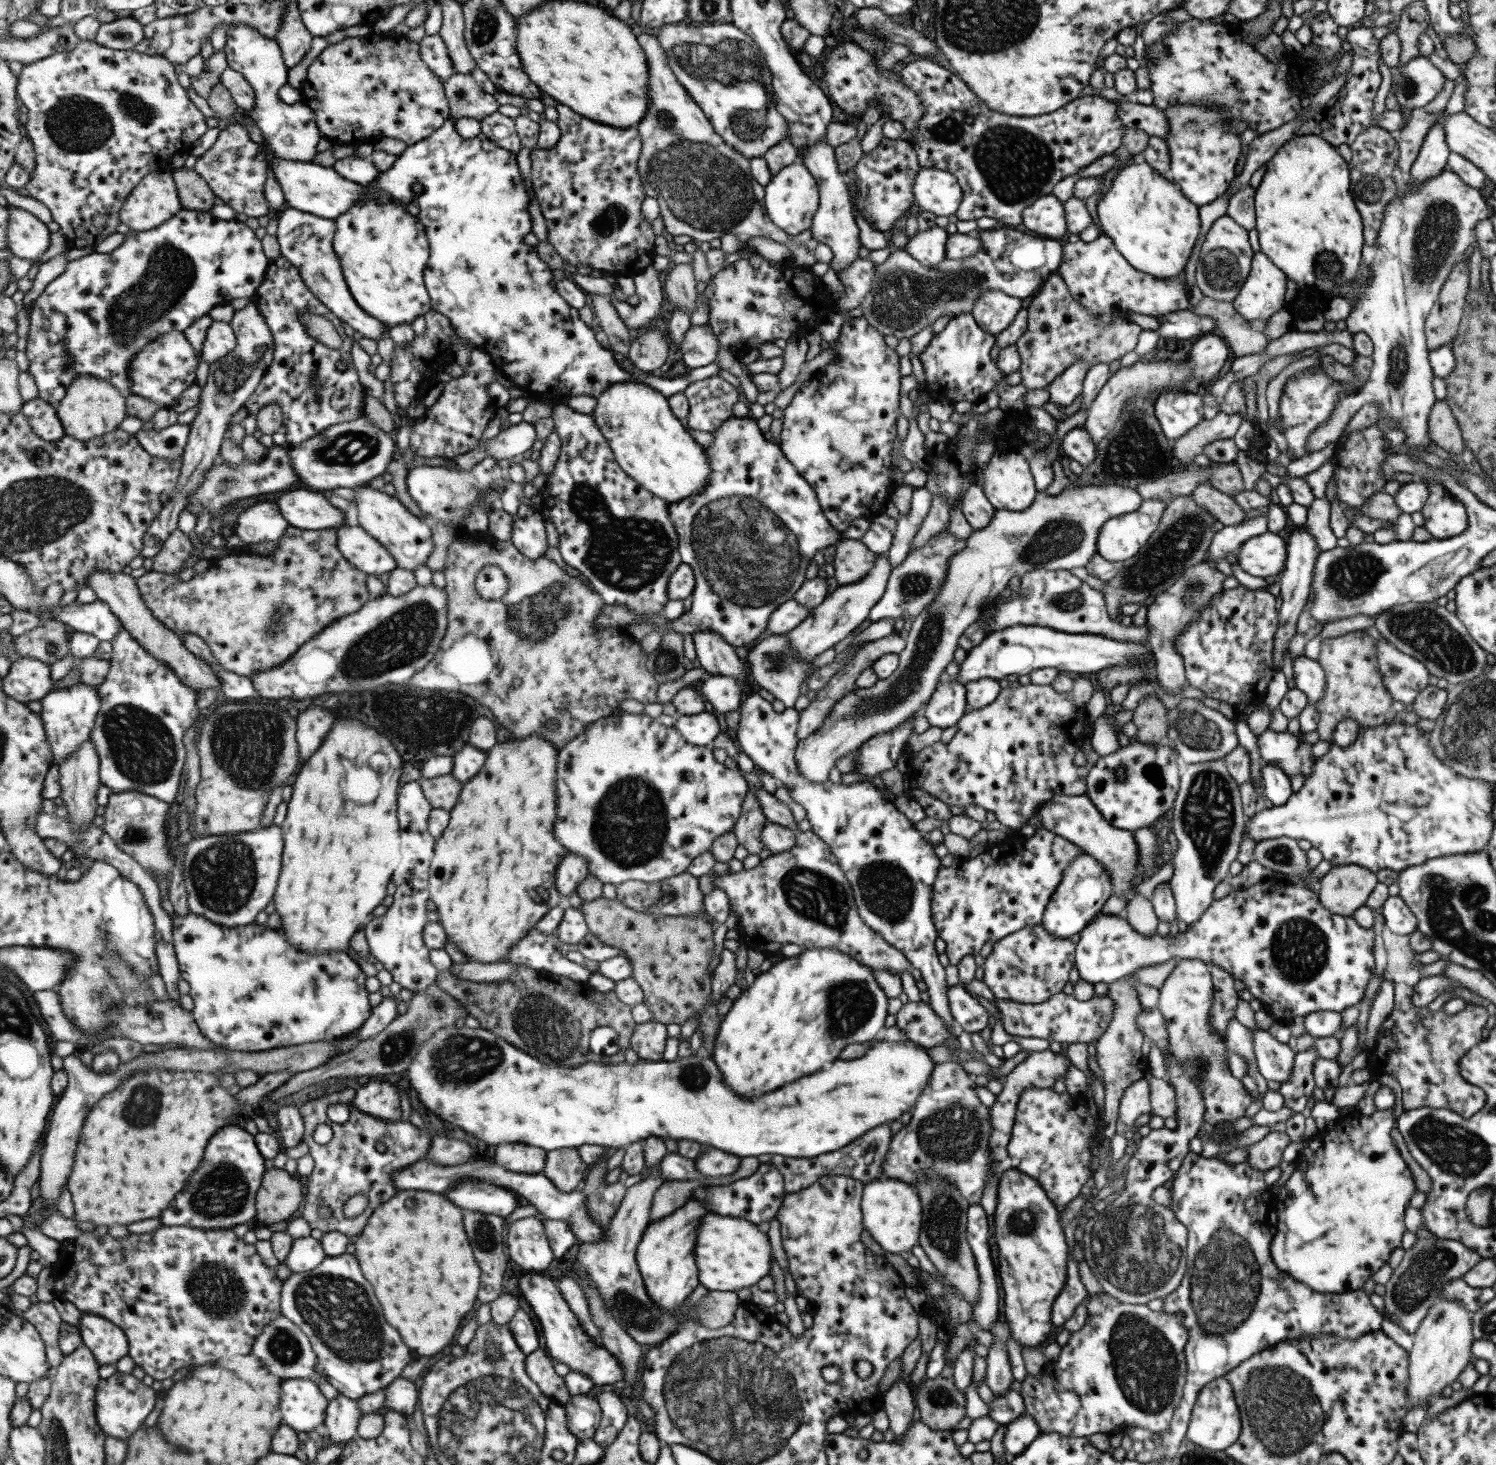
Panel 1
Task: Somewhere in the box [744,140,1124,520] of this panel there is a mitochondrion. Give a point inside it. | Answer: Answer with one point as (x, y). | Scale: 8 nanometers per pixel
(903, 299)

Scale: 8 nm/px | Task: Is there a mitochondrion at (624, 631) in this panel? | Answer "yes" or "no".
no

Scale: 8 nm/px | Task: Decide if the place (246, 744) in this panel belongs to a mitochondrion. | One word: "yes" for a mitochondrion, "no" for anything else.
yes

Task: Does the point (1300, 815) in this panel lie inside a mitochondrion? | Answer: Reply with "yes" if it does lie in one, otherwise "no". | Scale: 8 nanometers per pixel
no

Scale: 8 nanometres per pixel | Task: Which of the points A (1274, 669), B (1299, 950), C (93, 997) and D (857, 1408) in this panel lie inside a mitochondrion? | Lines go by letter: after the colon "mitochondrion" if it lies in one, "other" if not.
A: other
B: mitochondrion
C: mitochondrion
D: other

